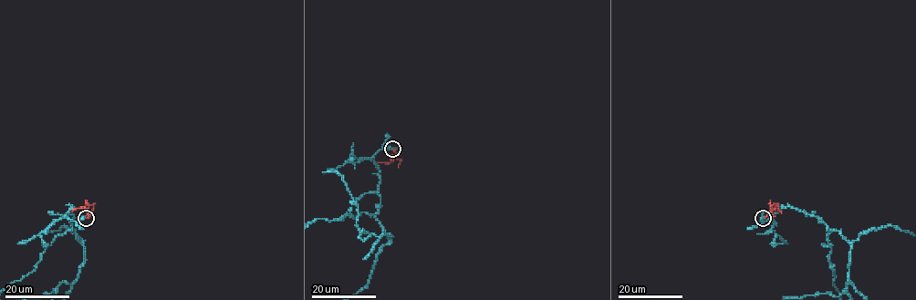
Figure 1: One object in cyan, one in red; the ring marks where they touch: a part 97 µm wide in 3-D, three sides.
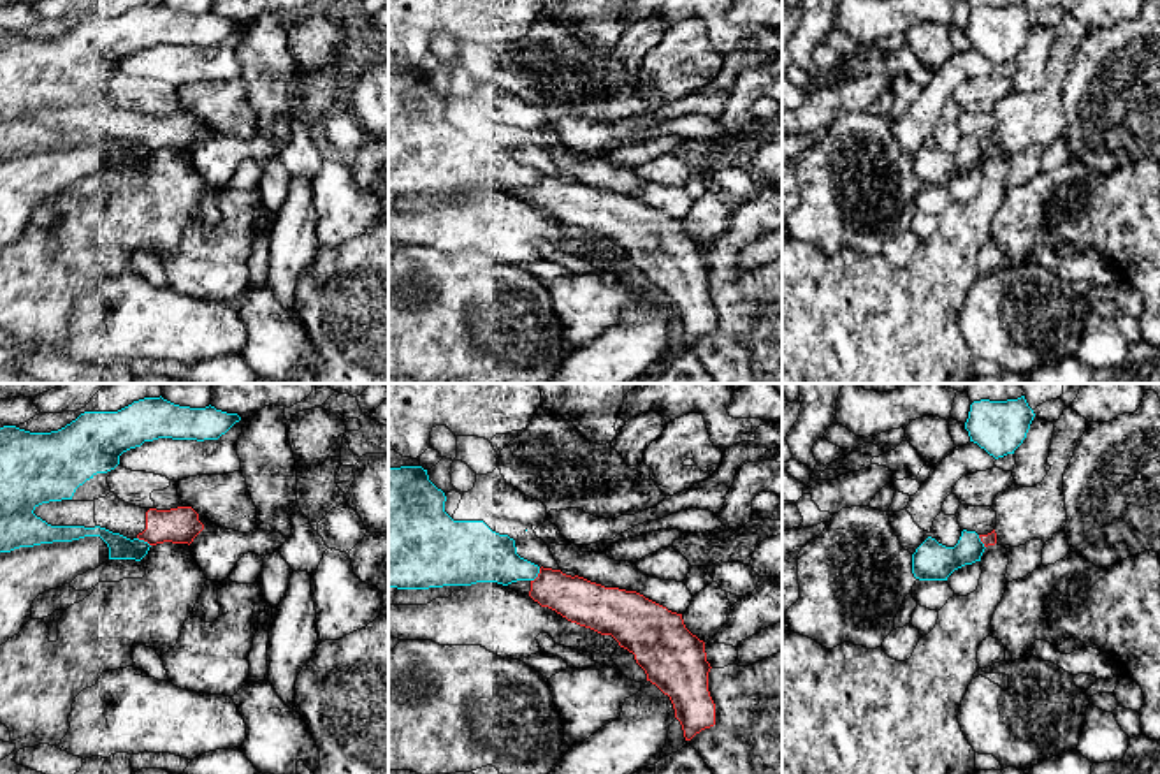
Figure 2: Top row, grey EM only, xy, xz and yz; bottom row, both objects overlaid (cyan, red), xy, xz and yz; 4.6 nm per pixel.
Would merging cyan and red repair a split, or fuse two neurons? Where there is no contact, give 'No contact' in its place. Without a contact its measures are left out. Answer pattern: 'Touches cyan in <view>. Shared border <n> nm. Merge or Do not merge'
Touches cyan in xz. Shared border 80 nm. Do not merge

